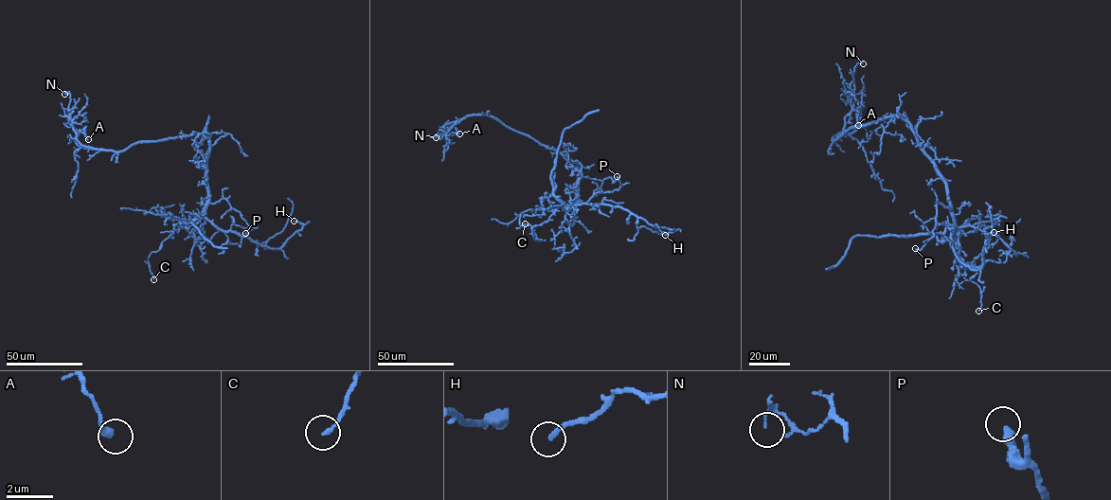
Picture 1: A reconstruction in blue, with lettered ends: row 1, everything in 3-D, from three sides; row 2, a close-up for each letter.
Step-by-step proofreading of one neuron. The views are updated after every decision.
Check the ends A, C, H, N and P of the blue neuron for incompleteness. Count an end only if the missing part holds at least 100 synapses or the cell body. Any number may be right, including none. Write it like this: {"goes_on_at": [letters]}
{"goes_on_at": []}

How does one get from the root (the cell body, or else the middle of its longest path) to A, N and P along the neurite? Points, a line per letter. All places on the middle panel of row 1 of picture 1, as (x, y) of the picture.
A: (580, 175), (558, 151), (489, 116), (465, 116), (448, 123), (444, 129), (446, 133), (459, 133)
N: (580, 175), (558, 151), (489, 116), (465, 116), (447, 135), (439, 130), (441, 133), (436, 137)
P: (580, 175), (578, 198), (582, 203), (598, 192), (618, 190), (620, 184), (617, 176)

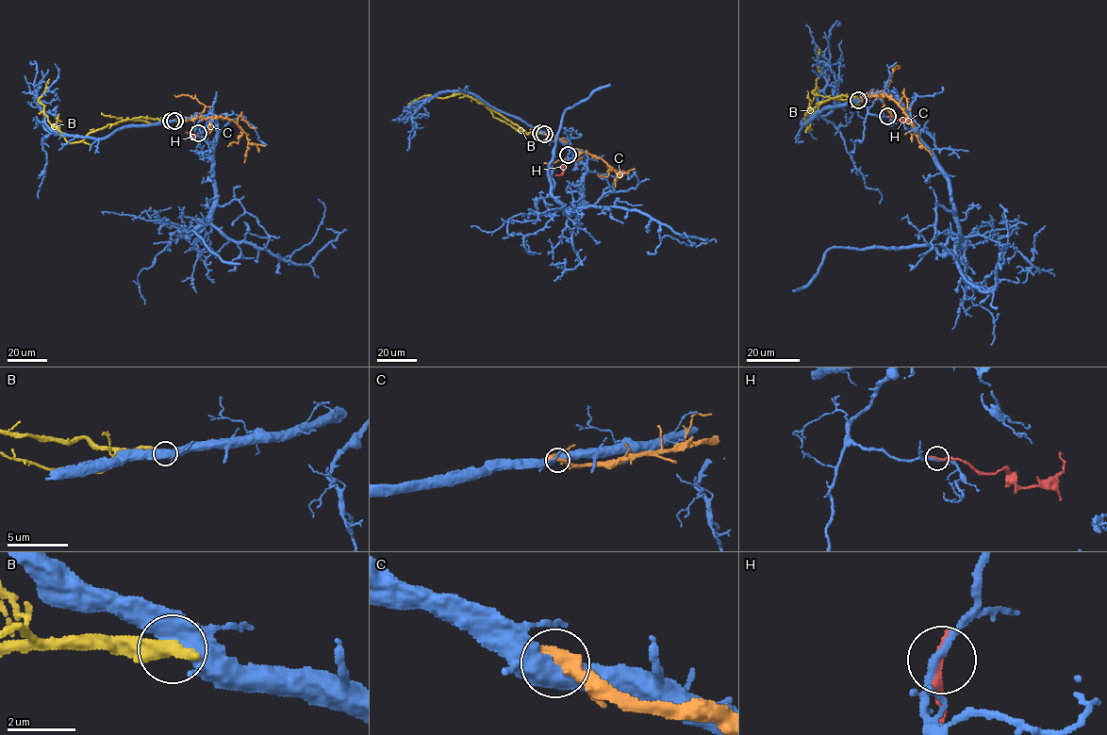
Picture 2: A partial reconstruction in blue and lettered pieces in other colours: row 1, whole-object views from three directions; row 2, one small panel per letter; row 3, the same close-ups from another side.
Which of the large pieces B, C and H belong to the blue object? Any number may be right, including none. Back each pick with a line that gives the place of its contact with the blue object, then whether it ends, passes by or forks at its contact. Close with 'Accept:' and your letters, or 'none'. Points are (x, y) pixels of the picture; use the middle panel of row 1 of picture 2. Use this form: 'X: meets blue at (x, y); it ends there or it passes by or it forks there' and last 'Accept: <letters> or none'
Accept: none

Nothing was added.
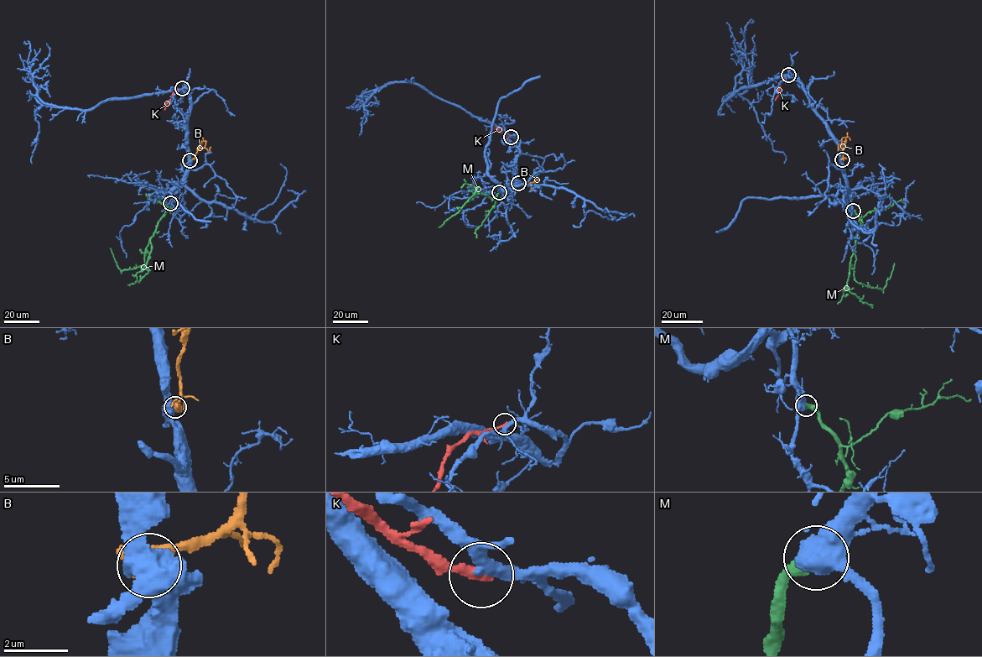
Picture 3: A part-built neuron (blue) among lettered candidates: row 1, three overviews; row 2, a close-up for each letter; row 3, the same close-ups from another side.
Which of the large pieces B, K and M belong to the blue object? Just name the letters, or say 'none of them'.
M

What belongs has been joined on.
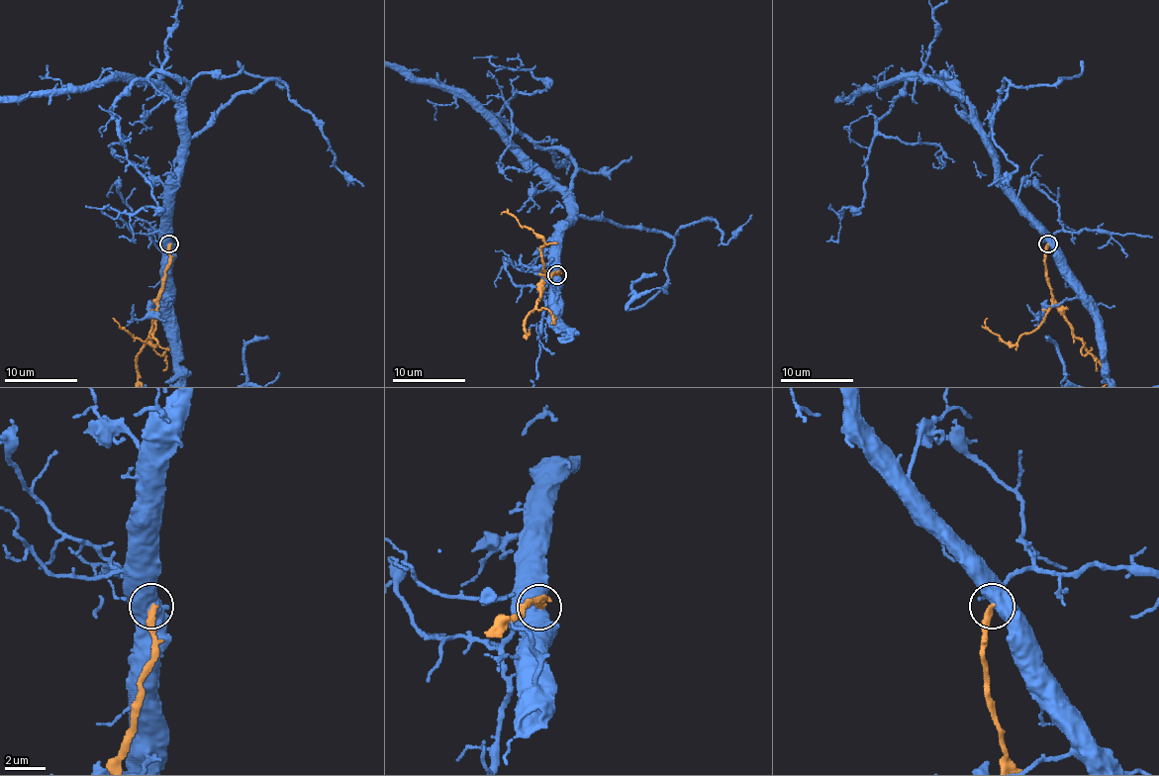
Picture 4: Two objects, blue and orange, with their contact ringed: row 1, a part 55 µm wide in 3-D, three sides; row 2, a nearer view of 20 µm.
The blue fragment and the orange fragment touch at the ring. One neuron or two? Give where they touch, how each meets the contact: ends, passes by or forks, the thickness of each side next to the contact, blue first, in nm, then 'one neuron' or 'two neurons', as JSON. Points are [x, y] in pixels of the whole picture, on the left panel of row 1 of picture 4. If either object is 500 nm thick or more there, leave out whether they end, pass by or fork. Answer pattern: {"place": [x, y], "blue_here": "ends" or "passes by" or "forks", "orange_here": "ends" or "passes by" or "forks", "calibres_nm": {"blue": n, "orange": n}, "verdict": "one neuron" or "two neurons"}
{"place": [168, 243], "calibres_nm": {"blue": 950, "orange": 320}, "verdict": "two neurons"}

